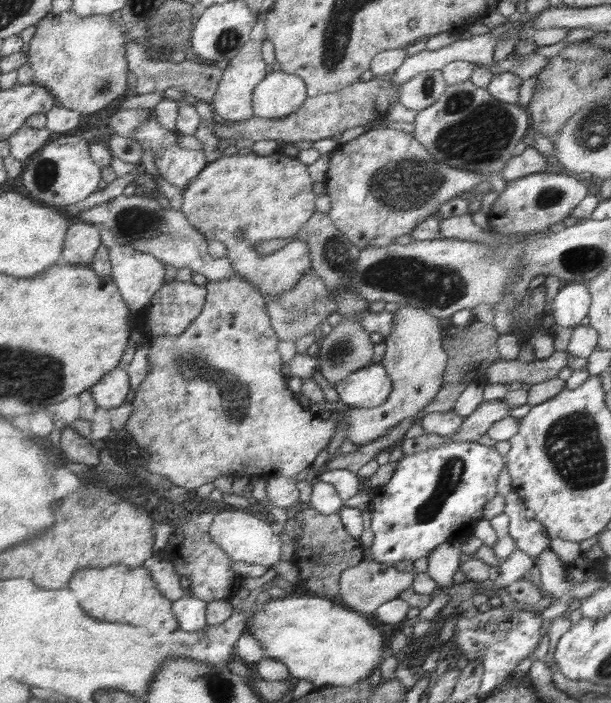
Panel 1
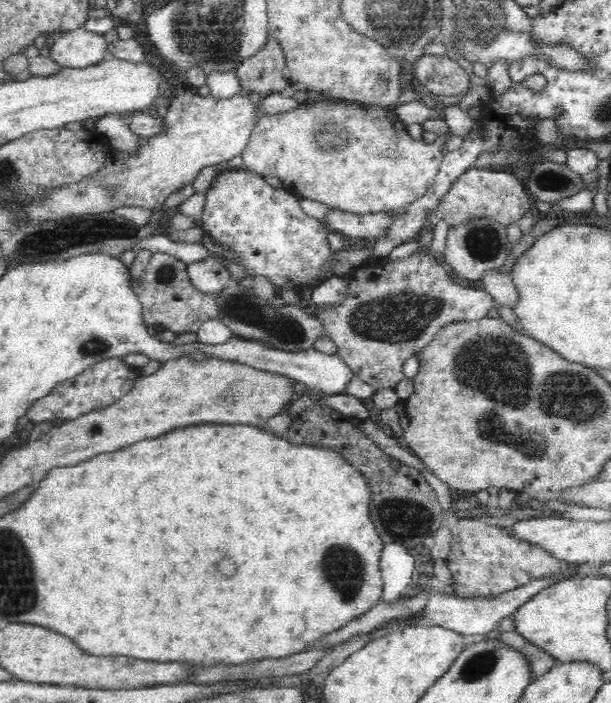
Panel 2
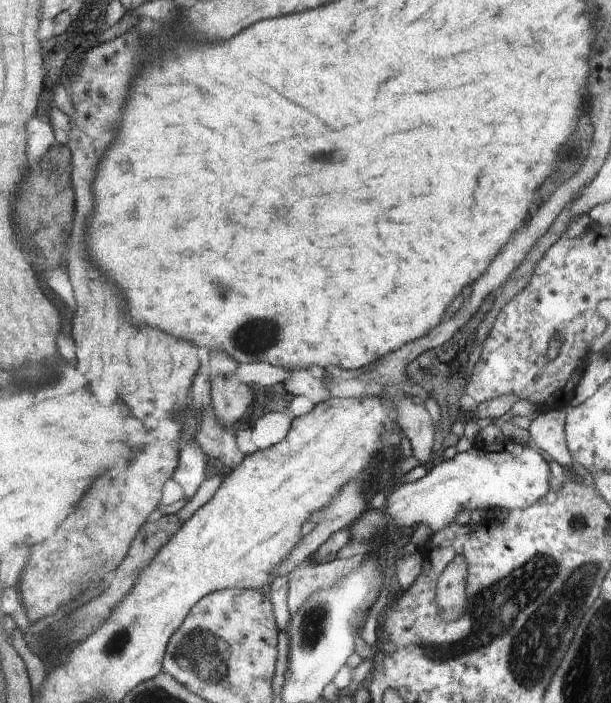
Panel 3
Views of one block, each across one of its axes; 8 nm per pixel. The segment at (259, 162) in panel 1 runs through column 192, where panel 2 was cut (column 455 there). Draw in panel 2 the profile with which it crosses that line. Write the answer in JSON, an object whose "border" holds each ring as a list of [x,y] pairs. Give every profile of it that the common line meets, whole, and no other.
{"border":[[[472,166],[453,182],[449,192],[445,194],[444,200],[438,203],[437,209],[429,214],[427,224],[430,224],[431,228],[443,220],[449,227],[452,227],[478,218],[491,218],[502,223],[502,226],[506,226],[506,239],[510,245],[514,245],[523,235],[517,222],[522,218],[522,214],[530,211],[530,208],[532,205],[530,205],[530,199],[528,199],[524,187],[512,173],[508,173],[508,171],[494,172]]]}

